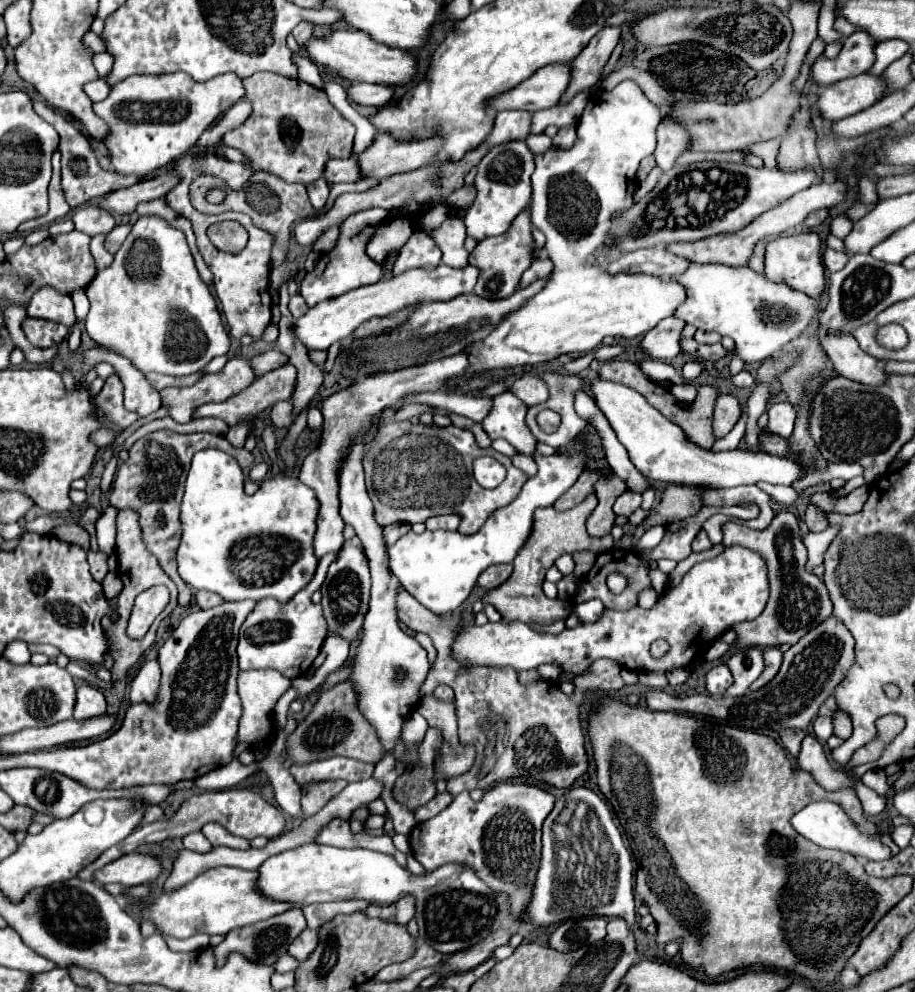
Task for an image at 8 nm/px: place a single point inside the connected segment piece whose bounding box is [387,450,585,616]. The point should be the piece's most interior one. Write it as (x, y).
(439, 569)

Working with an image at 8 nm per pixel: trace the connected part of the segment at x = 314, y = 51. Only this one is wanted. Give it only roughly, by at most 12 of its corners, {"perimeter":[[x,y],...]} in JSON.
{"perimeter":[[359,30],[305,42],[307,56],[349,82],[403,86],[415,58]]}

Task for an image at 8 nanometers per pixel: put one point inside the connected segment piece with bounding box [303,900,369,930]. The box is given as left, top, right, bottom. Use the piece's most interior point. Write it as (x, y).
(316, 914)

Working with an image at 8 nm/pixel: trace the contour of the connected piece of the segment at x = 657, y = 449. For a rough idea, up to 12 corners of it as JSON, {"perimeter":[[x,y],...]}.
{"perimeter":[[587,386],[647,482],[789,486],[787,458],[687,442],[639,392]]}

